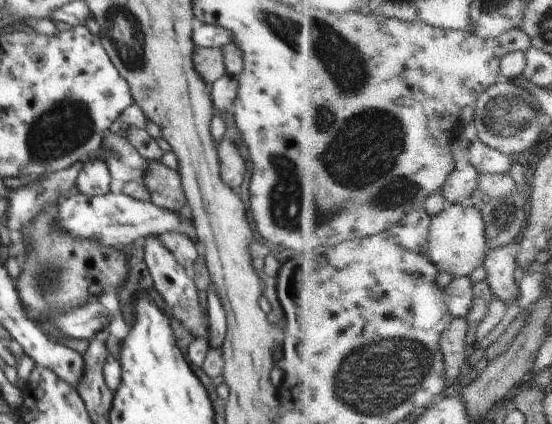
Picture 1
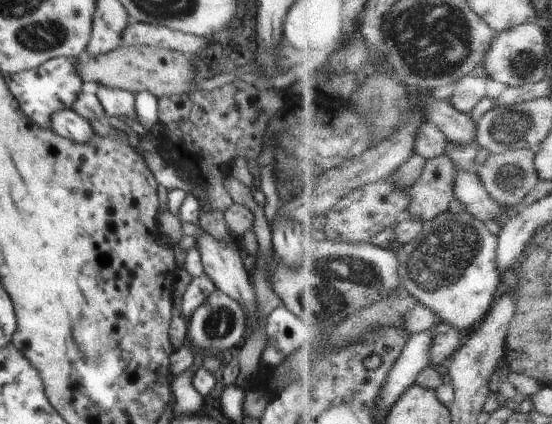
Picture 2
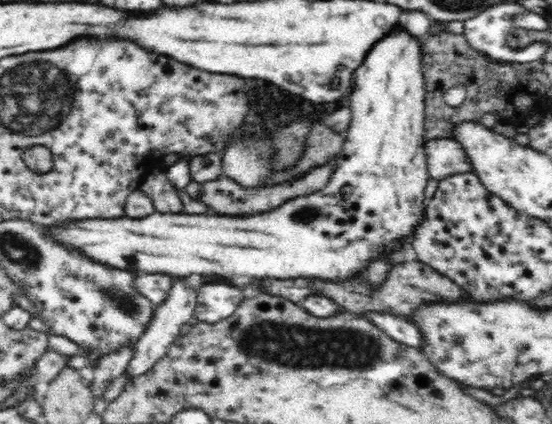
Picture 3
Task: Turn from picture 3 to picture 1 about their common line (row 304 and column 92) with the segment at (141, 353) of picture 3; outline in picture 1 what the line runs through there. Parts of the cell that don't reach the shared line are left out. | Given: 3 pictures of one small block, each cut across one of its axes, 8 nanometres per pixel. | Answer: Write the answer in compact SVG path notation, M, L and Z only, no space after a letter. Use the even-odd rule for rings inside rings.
M87 159L79 168L76 187L82 195L93 197L106 194L111 190L111 174L107 164L102 159Z

